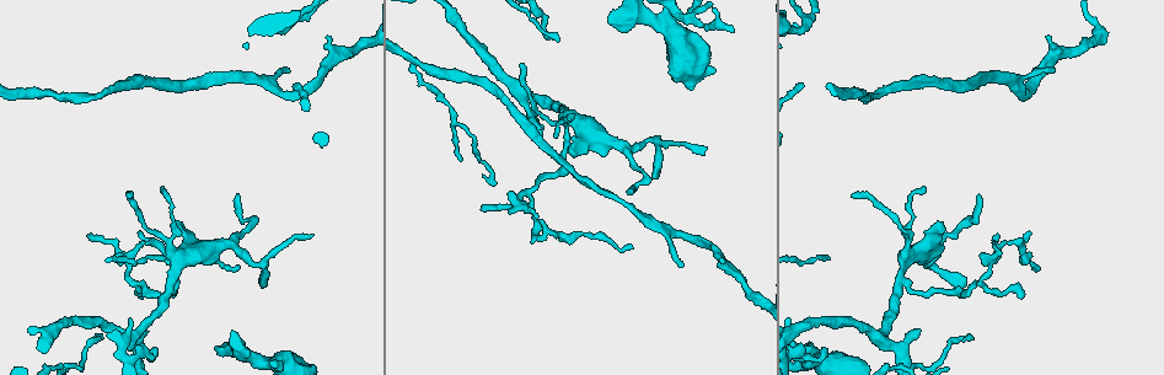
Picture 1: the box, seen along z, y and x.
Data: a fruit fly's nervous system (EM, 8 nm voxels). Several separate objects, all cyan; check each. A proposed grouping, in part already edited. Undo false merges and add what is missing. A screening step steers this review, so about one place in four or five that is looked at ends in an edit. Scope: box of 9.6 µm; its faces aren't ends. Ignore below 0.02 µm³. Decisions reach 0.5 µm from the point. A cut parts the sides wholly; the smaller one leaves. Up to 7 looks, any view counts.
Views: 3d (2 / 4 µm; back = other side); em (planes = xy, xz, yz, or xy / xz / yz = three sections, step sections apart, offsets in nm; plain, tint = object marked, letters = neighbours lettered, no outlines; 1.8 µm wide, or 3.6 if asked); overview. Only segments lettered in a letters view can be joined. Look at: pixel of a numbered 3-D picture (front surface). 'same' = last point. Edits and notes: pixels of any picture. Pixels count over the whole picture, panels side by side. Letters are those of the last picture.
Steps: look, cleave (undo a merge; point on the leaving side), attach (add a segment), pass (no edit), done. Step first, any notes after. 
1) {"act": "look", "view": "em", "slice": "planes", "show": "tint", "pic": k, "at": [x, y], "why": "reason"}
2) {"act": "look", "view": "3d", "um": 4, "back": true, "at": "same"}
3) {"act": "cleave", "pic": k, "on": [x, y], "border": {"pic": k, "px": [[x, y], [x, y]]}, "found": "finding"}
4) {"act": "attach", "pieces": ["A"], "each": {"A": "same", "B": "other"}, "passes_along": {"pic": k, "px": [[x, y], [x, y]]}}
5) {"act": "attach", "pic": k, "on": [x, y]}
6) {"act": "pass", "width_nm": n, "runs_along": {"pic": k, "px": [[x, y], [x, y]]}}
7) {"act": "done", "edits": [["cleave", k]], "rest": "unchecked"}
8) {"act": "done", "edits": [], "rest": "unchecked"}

{"act": "look", "view": "em", "slice": "yz", "step": 16, "show": "tint", "pic": 1, "at": [177, 275], "why": "calibre changes"}

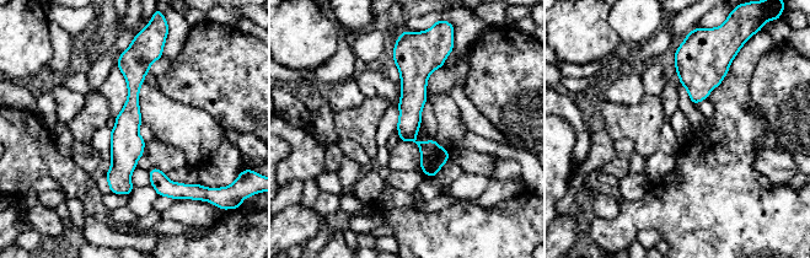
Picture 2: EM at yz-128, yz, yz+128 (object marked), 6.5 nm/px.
{"act": "look", "view": "em", "slice": "planes", "show": "letters", "at": "same", "why": "cut it another way"}

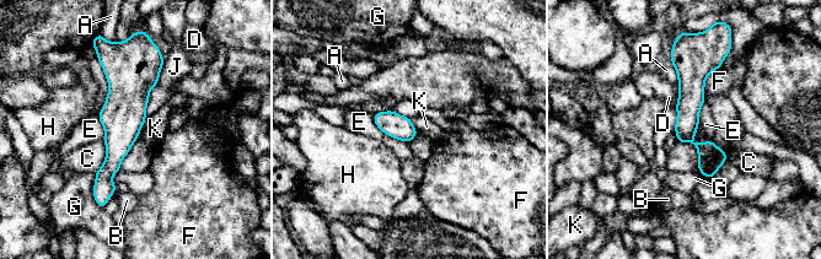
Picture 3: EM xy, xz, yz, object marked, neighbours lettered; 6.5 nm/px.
{"act": "pass", "each": {"A": "other", "B": "other", "C": "other", "D": "other", "E": "other", "F": "other", "G": "other", "H": "other", "J": "other", "K": "other"}, "border": {"pic": 3, "px": [[146, 117], [138, 135]]}, "found": "one neuron here"}

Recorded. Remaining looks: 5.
{"act": "look", "view": "em", "slice": "planes", "show": "letters", "pic": 1, "at": [143, 298]}

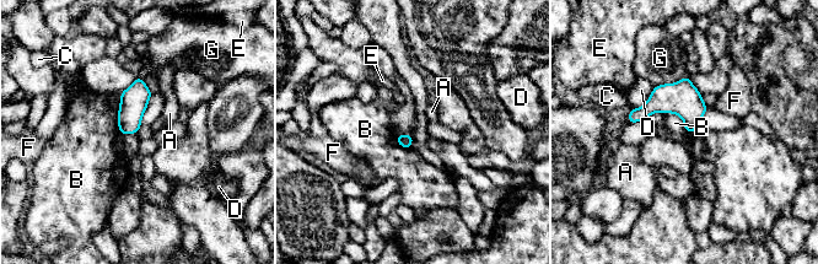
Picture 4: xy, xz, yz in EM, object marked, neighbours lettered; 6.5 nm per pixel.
{"act": "pass", "width_nm": 80, "each": {"A": "other", "B": "other", "C": "other", "D": "other", "E": "other", "F": "other", "G": "other"}, "border": {"pic": 4, "px": [[120, 93], [118, 111], [119, 133]]}, "found": "none of them fits"}

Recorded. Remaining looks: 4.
{"act": "look", "view": "em", "slice": "planes", "show": "letters", "pic": 1, "at": [824, 347], "why": "an open end"}

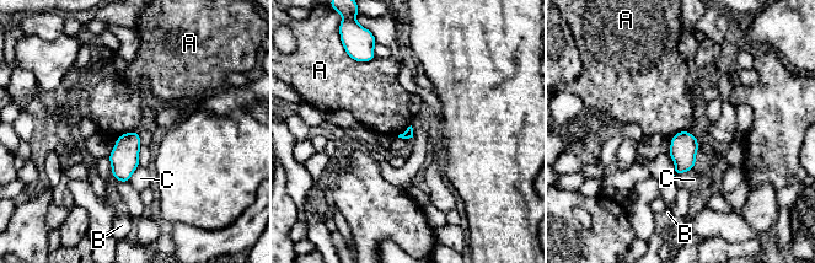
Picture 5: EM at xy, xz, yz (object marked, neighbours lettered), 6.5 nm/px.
{"act": "pass", "longest_contact_nm": ["C", 150], "each": {"A": "other", "B": "other", "C": "other"}, "border": {"pic": 5, "px": [[137, 130], [123, 133], [118, 137]]}, "found": "no lettered segment goes on from it"}

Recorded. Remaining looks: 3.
{"act": "done", "edits": [], "rest": "unchecked"}

